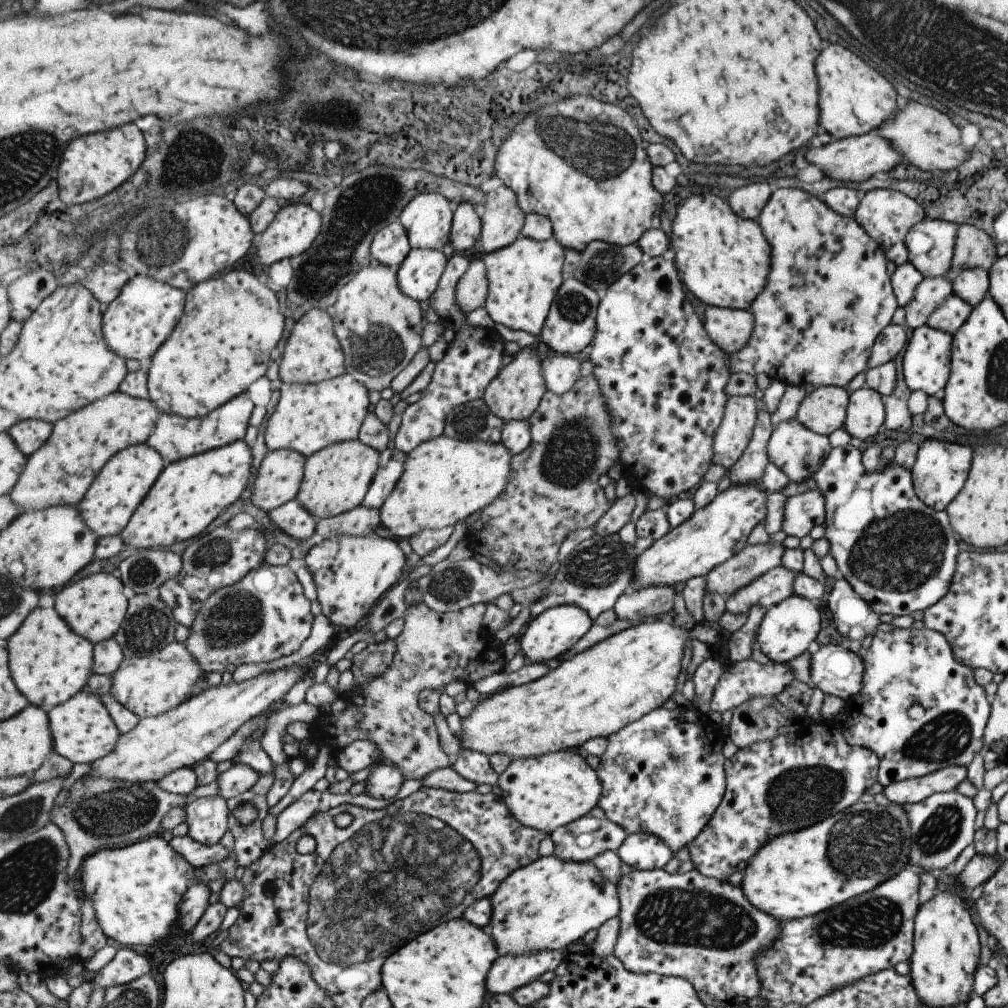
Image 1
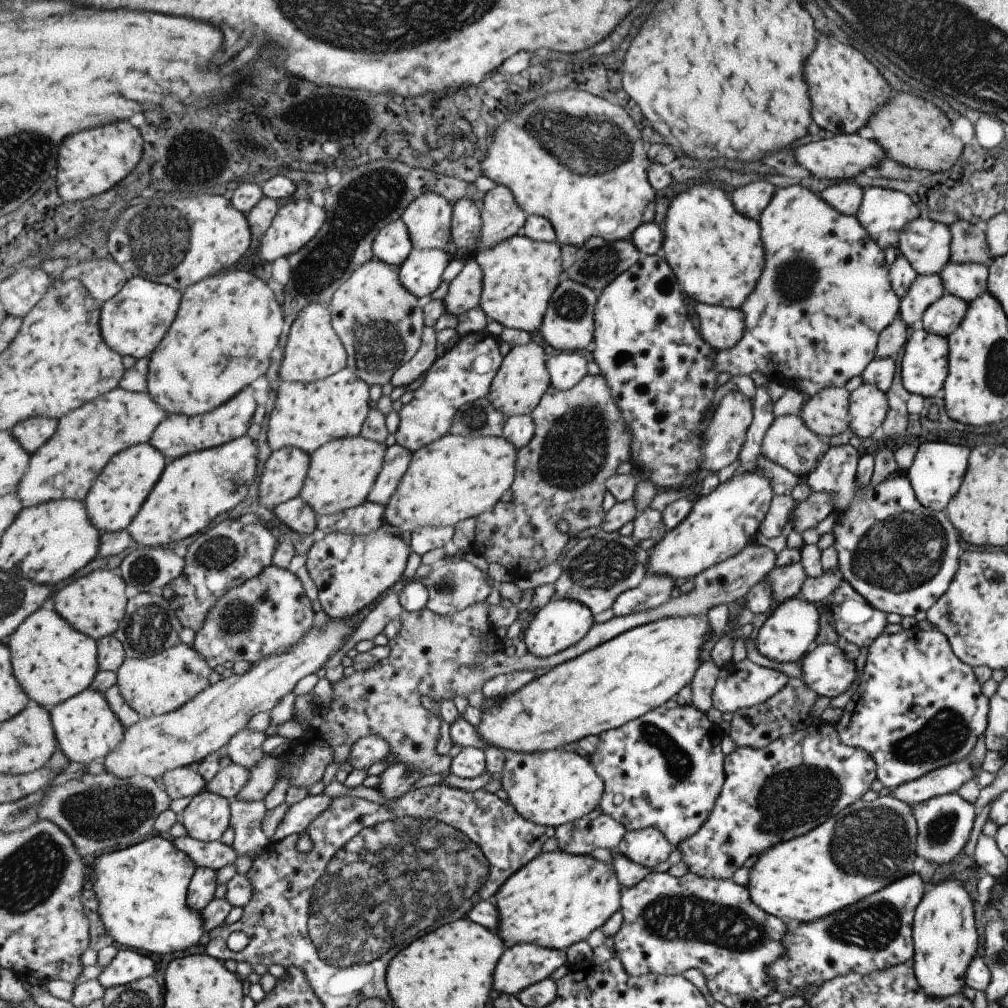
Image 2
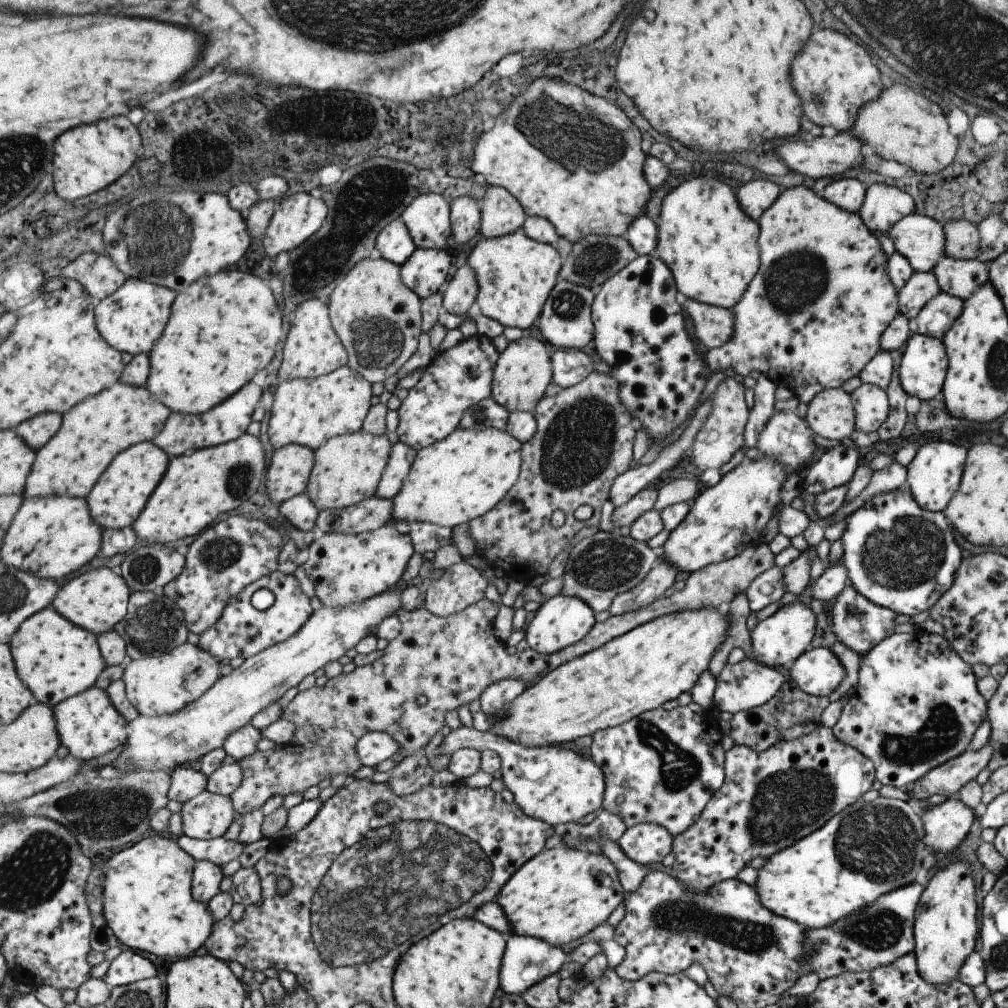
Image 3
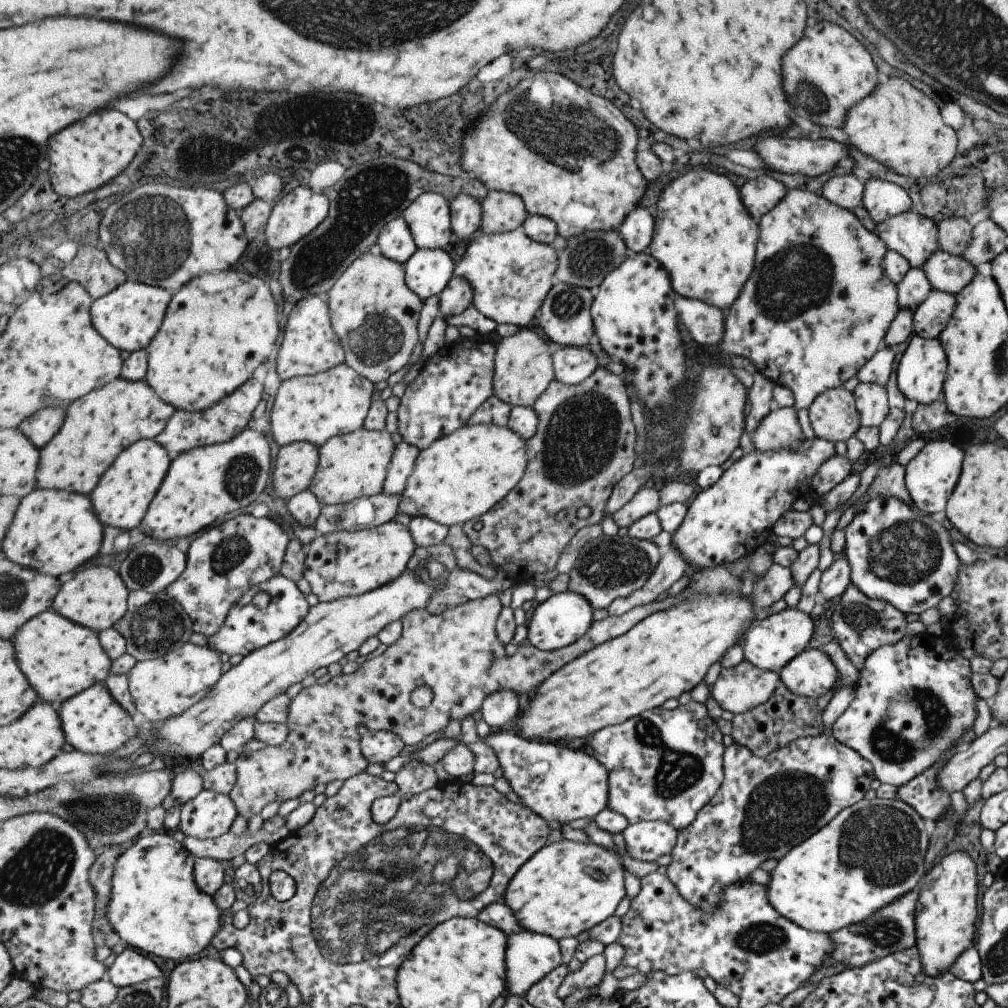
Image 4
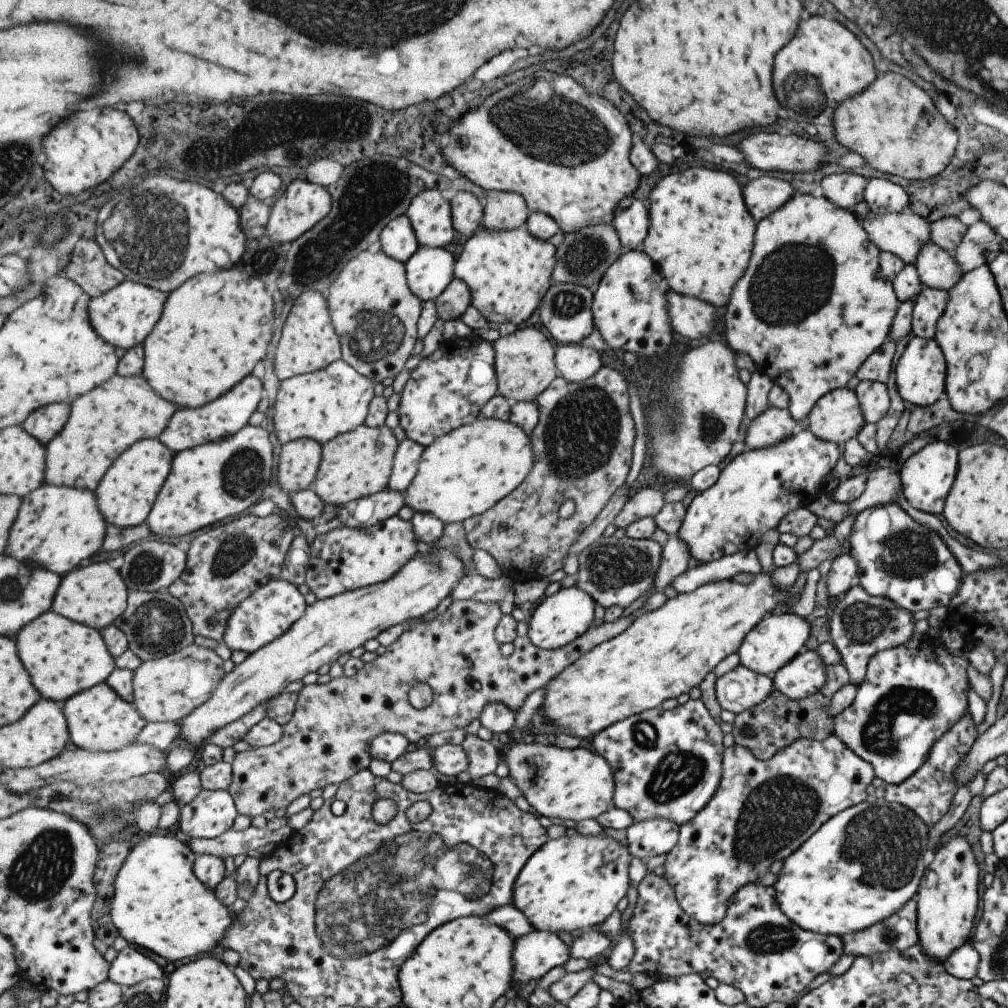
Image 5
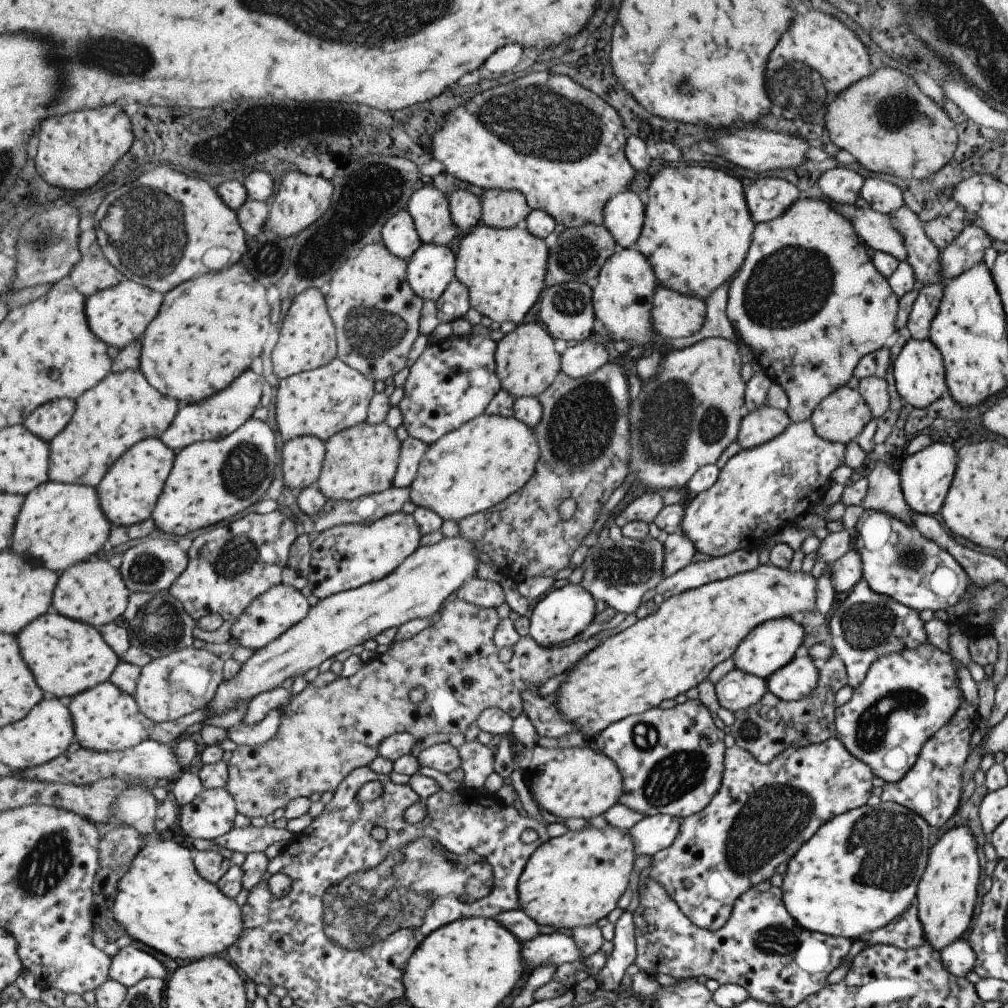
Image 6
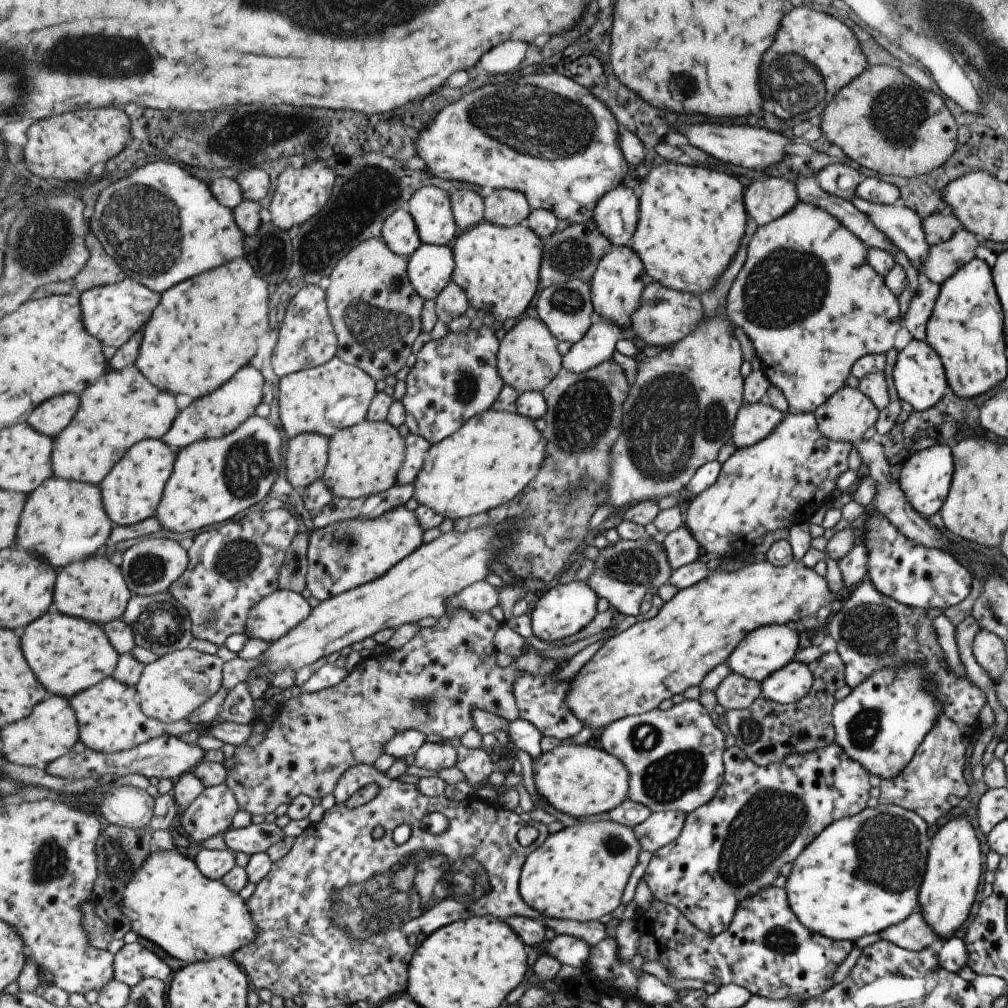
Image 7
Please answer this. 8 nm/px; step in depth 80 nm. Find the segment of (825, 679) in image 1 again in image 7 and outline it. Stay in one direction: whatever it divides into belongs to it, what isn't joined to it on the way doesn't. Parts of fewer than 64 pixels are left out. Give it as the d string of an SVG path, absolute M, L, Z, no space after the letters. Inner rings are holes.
M794 659L783 668L759 681L760 696L777 704L791 704L800 700L811 688L811 667Z

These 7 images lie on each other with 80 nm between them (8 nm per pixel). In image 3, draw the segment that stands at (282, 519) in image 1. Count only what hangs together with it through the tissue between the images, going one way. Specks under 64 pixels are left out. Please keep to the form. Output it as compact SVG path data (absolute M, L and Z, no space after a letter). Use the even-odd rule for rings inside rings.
M307 492L281 503L280 511L294 527L305 532L315 528L316 520L321 512Z

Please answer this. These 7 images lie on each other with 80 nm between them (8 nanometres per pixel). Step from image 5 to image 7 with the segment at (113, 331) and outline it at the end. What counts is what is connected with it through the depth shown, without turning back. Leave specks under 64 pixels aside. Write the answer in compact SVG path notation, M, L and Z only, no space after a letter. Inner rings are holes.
M126 277L124 281L85 291L80 297L88 331L104 345L119 349L151 320L156 308L160 306L162 293L155 292L132 277Z

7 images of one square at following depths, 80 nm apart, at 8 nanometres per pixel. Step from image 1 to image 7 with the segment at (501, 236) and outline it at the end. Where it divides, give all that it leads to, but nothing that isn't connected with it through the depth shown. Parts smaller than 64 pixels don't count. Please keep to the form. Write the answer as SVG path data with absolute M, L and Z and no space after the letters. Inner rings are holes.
M494 189L484 203L484 220L502 227L521 224L533 209L524 192L511 189Z

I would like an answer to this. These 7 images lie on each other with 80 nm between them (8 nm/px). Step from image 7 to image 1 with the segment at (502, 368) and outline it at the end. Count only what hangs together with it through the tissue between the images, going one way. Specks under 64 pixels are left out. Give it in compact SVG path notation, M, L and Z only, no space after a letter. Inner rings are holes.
M521 348L511 362L505 366L496 380L487 388L484 400L489 404L491 412L506 423L511 420L528 420L535 414L537 408L548 392L547 380L543 369L543 360L540 360L534 348Z

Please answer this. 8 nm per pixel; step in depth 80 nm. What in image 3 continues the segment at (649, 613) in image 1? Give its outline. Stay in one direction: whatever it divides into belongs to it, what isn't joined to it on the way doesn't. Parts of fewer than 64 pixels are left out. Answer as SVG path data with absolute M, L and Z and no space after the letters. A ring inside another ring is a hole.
M659 554L653 570L640 585L613 599L609 610L611 616L635 612L657 602L657 599L663 597L663 592L675 582L676 572L676 568L663 561Z

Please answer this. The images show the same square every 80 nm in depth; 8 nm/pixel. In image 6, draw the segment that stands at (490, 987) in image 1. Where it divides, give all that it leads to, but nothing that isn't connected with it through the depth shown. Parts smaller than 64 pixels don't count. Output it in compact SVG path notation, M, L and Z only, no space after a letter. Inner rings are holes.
M557 933L535 935L530 941L522 942L524 968L527 974L543 965L561 966L567 962L583 960L576 939L567 934Z

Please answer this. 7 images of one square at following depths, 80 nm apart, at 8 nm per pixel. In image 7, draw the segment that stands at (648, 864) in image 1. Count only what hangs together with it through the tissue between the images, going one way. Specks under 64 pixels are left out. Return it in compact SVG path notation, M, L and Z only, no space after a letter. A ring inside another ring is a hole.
M662 811L649 816L645 822L635 827L643 851L655 853L679 839L684 830L684 820L683 812Z

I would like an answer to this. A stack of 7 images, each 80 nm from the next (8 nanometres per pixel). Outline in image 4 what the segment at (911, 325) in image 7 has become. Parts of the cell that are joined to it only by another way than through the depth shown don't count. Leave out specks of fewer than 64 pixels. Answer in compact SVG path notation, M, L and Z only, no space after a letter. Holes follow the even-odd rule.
M933 289L912 312L912 332L926 339L937 339L952 315L955 297Z

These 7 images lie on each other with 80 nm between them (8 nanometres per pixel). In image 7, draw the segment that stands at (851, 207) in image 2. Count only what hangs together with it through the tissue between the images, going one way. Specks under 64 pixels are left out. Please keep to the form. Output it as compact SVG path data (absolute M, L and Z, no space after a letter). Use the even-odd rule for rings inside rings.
M833 163L822 168L815 176L819 188L827 194L850 201L861 181L861 174L847 164Z

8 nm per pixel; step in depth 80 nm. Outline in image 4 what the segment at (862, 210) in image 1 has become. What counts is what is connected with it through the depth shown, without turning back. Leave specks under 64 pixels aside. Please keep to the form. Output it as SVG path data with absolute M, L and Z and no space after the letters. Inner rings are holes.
M869 179L863 187L862 206L874 223L910 210L910 198L894 183Z

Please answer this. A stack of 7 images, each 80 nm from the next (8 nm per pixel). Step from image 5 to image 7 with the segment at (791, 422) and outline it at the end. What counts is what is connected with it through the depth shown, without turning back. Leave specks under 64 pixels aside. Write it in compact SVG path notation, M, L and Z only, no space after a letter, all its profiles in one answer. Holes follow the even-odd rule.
M765 401L743 403L739 408L731 428L732 444L736 448L746 448L759 442L773 432L784 414L775 410Z

